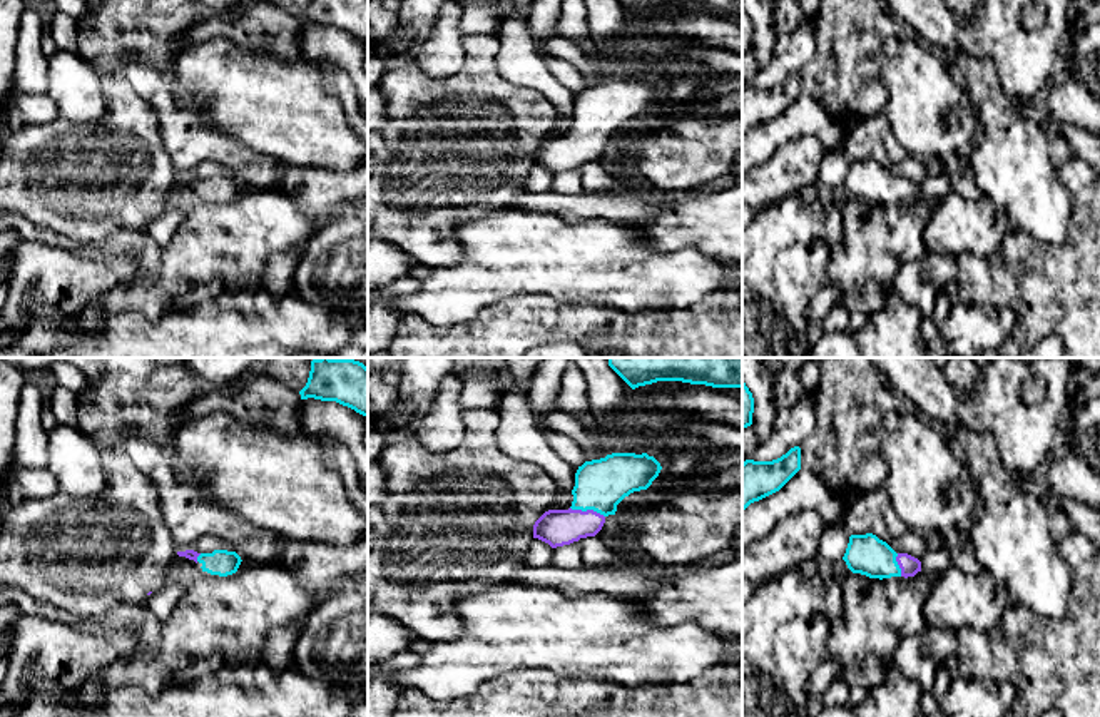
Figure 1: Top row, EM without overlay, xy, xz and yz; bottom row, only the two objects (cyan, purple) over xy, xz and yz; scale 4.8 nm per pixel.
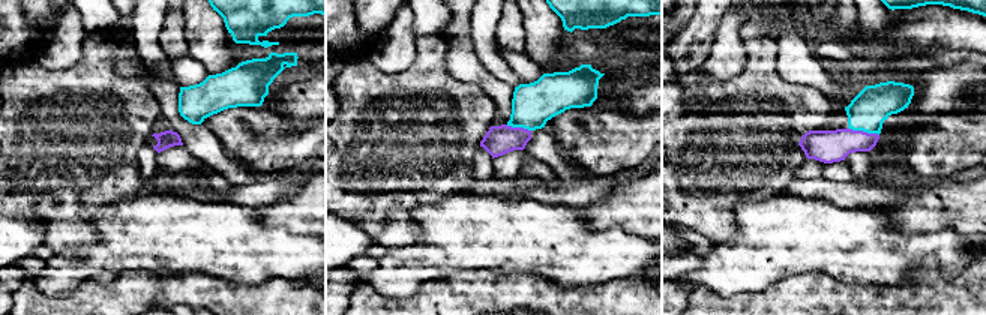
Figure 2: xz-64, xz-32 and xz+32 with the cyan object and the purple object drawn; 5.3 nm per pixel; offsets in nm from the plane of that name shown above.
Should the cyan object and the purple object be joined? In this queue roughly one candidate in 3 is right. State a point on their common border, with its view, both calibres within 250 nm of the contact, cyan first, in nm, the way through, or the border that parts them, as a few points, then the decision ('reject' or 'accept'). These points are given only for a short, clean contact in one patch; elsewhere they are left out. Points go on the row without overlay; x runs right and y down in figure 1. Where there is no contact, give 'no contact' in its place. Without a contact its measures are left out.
xz (587, 134) | 240/180 nm | across xz (600, 111), (587, 134), (570, 151), (555, 152) | accept

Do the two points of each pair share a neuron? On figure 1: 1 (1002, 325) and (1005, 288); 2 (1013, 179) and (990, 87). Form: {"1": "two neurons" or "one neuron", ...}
{"1": "two neurons", "2": "one neuron"}

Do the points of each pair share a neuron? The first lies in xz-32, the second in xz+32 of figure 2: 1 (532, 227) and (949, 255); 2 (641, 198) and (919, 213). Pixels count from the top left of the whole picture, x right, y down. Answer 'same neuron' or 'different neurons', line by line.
1: same neuron
2: same neuron

